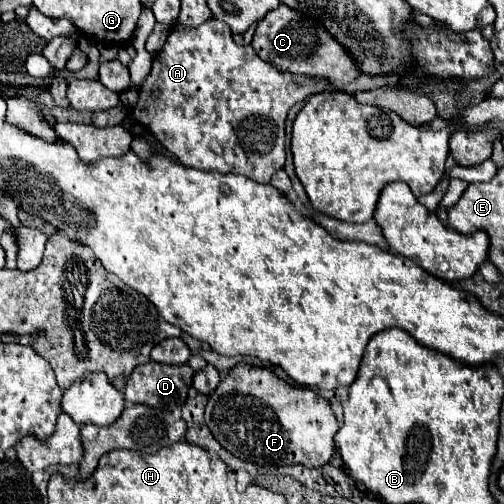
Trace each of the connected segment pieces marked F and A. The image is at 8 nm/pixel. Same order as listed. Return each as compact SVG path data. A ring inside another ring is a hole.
M249 363L235 365L209 395L205 421L229 453L265 467L289 463L321 467L335 453L333 437L339 429L329 401L319 393L295 387L279 379L273 371ZM275 415L279 421L275 421Z
M211 17L199 27L185 27L181 23L171 27L163 49L153 57L153 69L141 85L141 95L133 113L183 165L225 175L245 175L253 181L269 183L273 173L285 165L285 117L289 109L323 91L337 89L329 85L327 79L293 75L277 69L273 63L263 61L251 45L239 47L233 41L229 25Z

